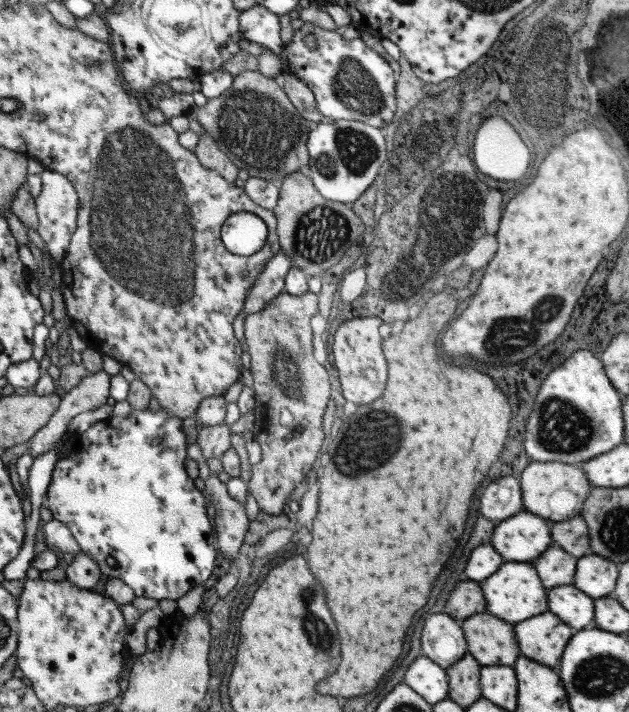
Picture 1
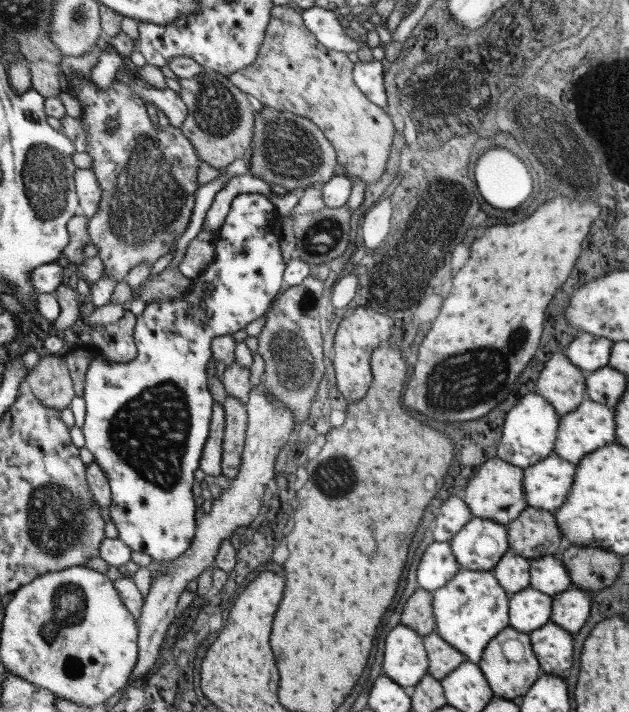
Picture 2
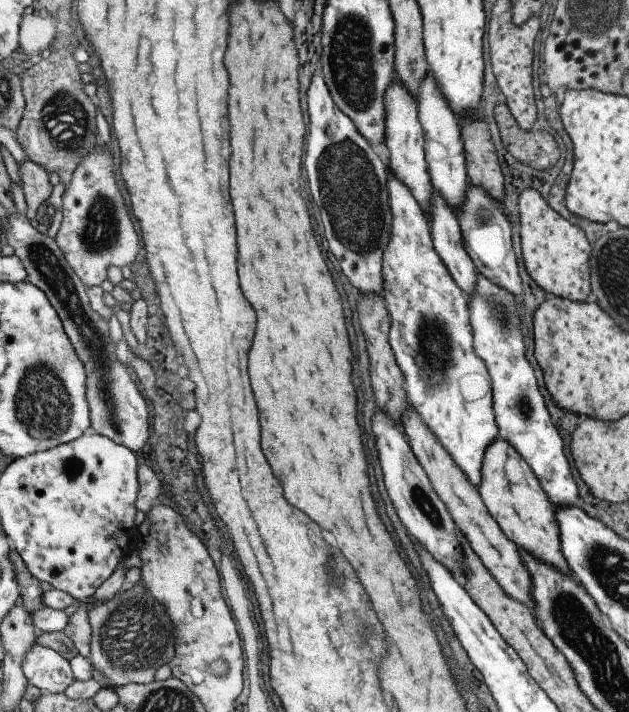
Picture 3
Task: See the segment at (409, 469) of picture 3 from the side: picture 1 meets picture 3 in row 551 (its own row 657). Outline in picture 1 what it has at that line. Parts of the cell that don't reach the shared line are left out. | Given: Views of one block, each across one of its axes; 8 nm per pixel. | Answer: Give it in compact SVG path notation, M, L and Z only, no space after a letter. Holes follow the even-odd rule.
M444 613L427 616L421 628L419 646L423 656L443 669L457 662L467 652L461 623Z

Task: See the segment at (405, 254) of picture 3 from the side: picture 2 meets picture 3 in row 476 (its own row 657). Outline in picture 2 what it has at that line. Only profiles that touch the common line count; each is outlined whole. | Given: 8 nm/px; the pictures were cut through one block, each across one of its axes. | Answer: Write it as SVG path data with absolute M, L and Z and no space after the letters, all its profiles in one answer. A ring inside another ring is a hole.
M460 569L449 582L432 591L431 610L435 617L435 632L459 651L466 660L477 664L487 643L508 626L506 593L491 571Z

